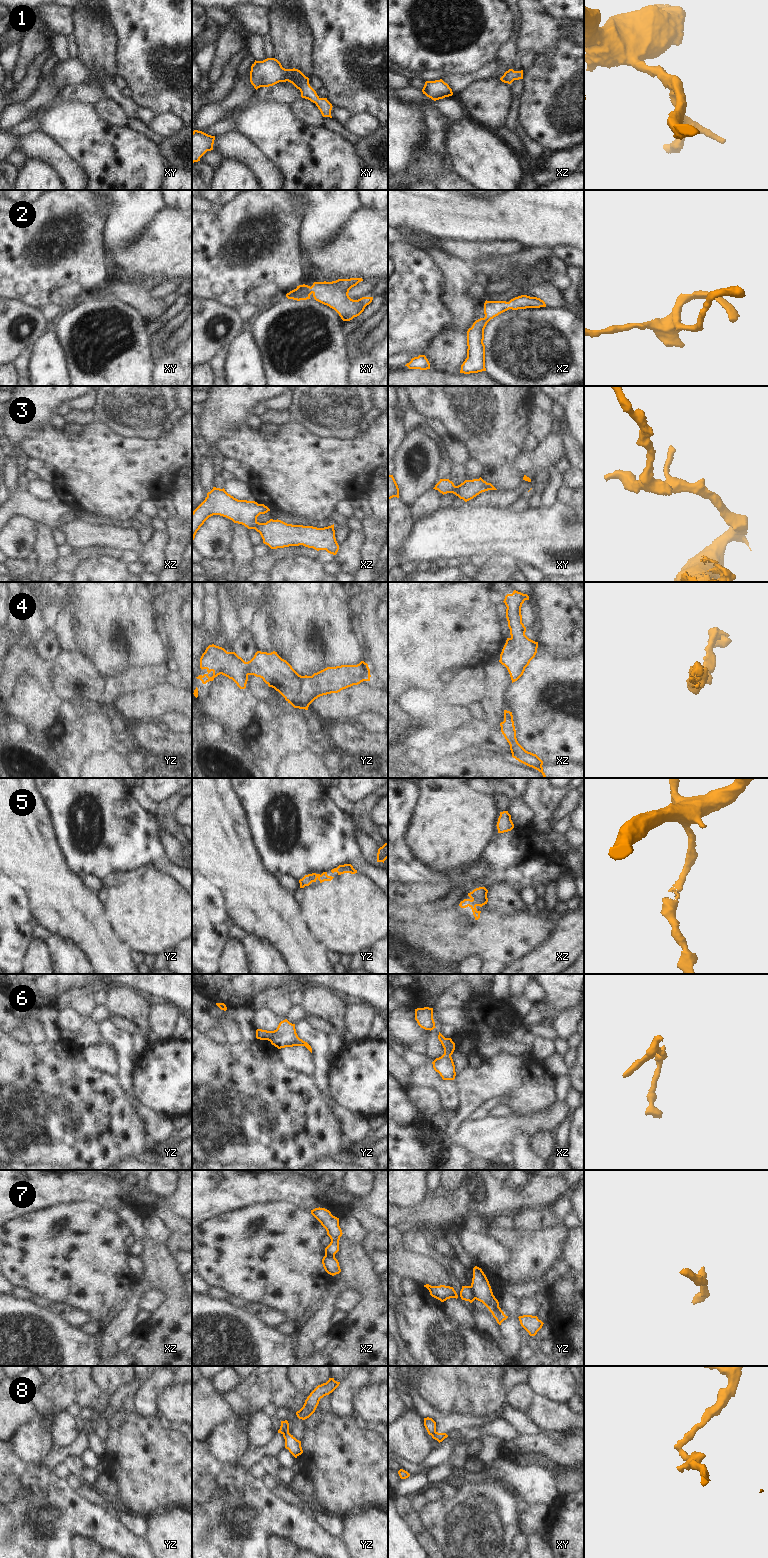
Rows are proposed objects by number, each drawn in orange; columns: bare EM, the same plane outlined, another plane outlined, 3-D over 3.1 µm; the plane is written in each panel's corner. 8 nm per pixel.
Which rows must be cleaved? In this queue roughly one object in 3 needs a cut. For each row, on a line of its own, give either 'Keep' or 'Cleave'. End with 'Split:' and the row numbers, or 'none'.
1: Keep
2: Keep
3: Keep
4: Keep
5: Keep
6: Keep
7: Cleave
8: Cleave
Split: 7, 8

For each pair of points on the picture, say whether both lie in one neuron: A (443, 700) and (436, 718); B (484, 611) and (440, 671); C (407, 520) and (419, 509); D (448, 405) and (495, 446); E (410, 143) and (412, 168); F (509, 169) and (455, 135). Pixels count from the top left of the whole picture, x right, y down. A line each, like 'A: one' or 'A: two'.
A: two
B: one
C: two
D: one
E: two
F: one

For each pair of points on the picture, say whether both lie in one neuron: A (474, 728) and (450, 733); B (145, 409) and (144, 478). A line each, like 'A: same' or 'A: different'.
A: same
B: different

